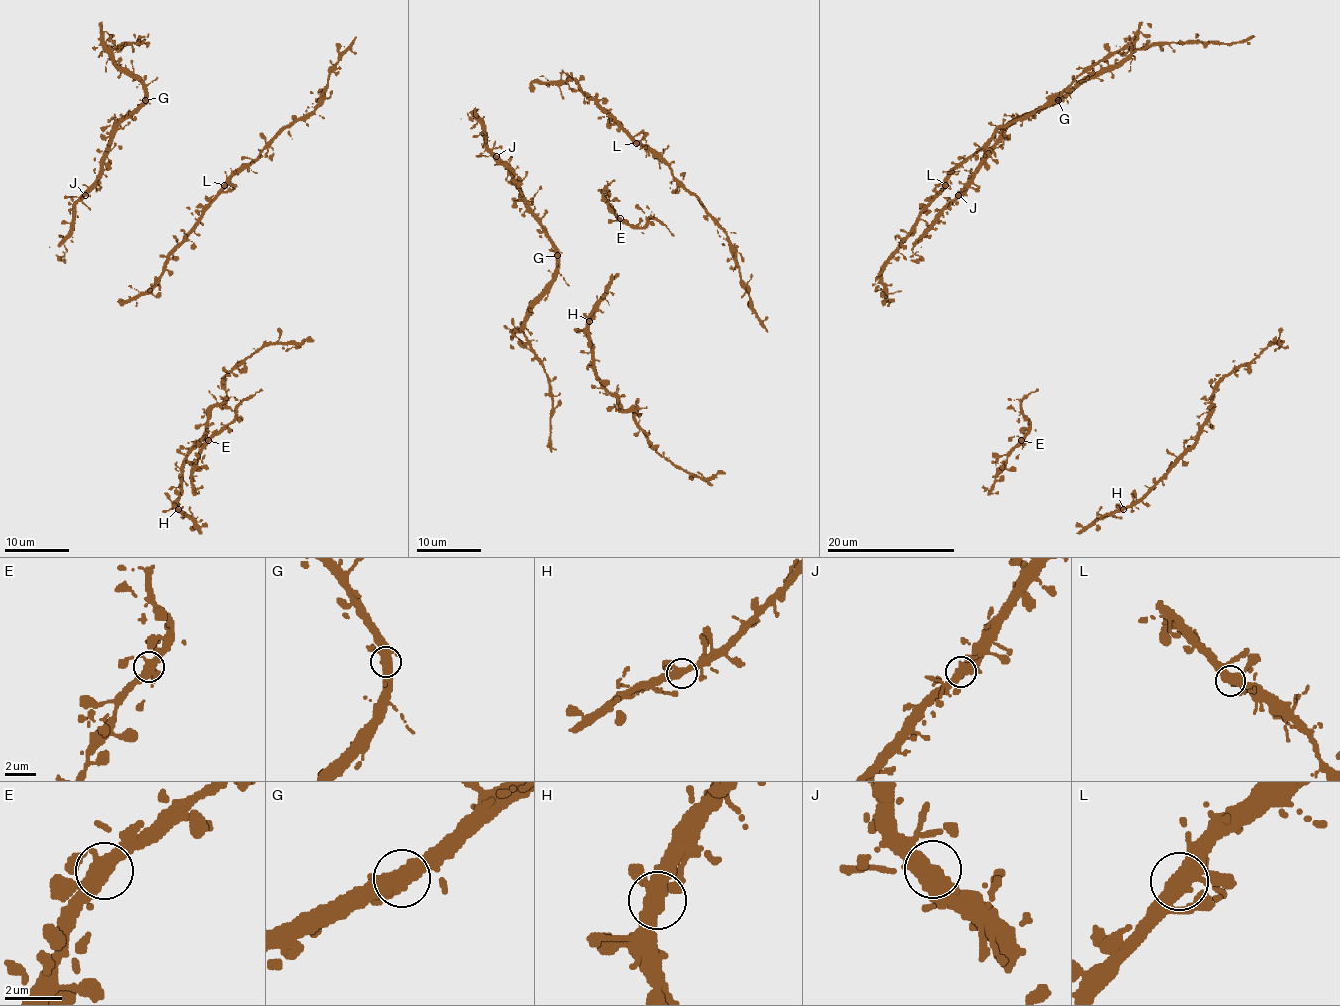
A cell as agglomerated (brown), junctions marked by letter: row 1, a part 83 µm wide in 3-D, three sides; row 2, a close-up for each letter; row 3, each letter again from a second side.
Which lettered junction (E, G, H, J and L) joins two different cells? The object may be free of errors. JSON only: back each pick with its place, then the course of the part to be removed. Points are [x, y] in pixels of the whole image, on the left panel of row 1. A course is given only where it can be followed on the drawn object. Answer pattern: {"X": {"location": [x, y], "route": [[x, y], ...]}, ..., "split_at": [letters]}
{"split_at": []}

